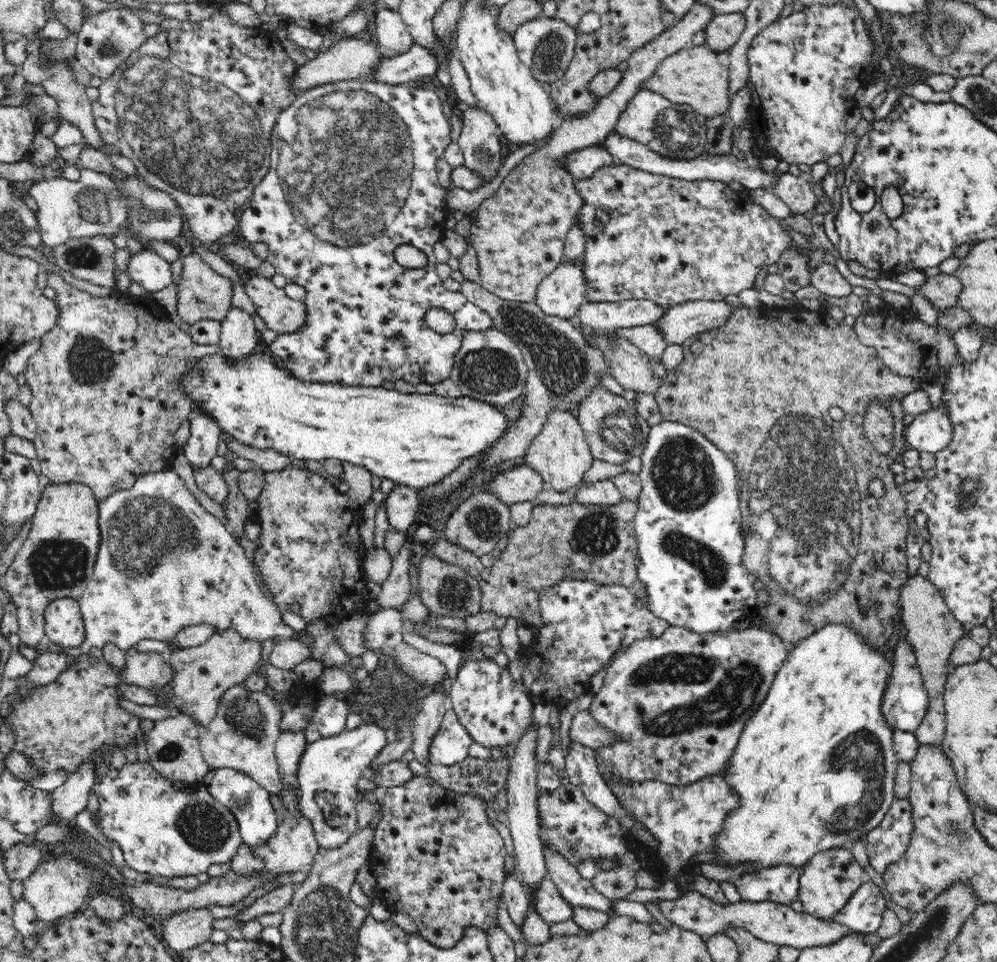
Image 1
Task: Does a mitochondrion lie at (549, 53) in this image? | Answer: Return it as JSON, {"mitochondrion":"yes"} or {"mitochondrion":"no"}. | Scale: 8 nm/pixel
{"mitochondrion":"yes"}

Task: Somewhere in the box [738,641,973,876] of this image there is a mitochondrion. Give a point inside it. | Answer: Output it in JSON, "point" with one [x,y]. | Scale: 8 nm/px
{"point":[860,756]}

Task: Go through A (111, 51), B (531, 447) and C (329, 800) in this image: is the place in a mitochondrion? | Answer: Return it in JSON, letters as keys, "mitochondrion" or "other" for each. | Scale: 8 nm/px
{"A":"mitochondrion","B":"other","C":"mitochondrion"}

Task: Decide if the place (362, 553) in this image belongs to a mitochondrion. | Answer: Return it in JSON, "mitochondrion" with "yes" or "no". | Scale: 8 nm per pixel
{"mitochondrion":"no"}

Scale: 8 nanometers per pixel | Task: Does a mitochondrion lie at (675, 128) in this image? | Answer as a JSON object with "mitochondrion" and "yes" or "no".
{"mitochondrion":"yes"}

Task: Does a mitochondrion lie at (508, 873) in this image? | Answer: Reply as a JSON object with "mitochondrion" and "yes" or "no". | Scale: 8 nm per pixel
{"mitochondrion":"no"}

